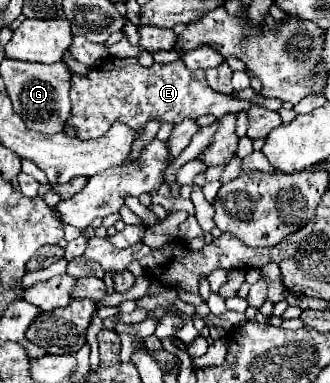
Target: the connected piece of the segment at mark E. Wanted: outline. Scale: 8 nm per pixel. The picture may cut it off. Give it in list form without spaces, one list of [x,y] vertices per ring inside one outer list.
[[[110,57],[102,65],[94,67],[88,77],[74,75],[70,101],[72,113],[68,117],[68,125],[74,125],[78,137],[82,139],[104,135],[114,121],[122,121],[134,129],[140,129],[150,117],[158,117],[162,123],[180,123],[186,117],[200,117],[204,113],[220,117],[224,113],[248,111],[256,105],[252,99],[216,93],[206,83],[204,71],[190,71],[180,59],[168,65],[154,63],[152,67],[142,67],[136,57]]]

